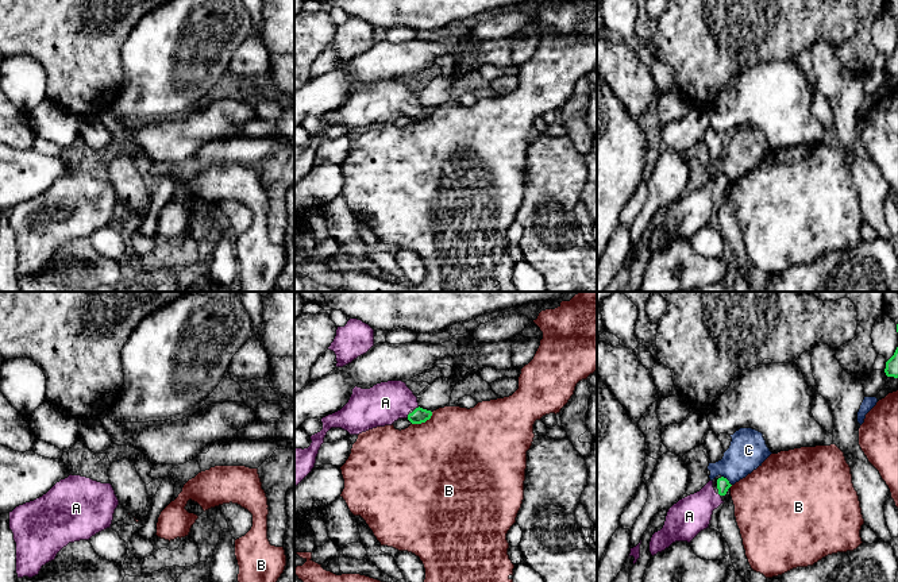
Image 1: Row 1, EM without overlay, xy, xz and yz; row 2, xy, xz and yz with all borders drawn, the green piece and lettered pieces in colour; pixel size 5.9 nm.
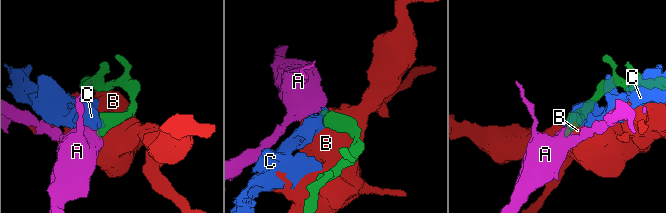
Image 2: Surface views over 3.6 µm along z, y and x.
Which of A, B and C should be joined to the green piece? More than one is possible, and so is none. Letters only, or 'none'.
A

